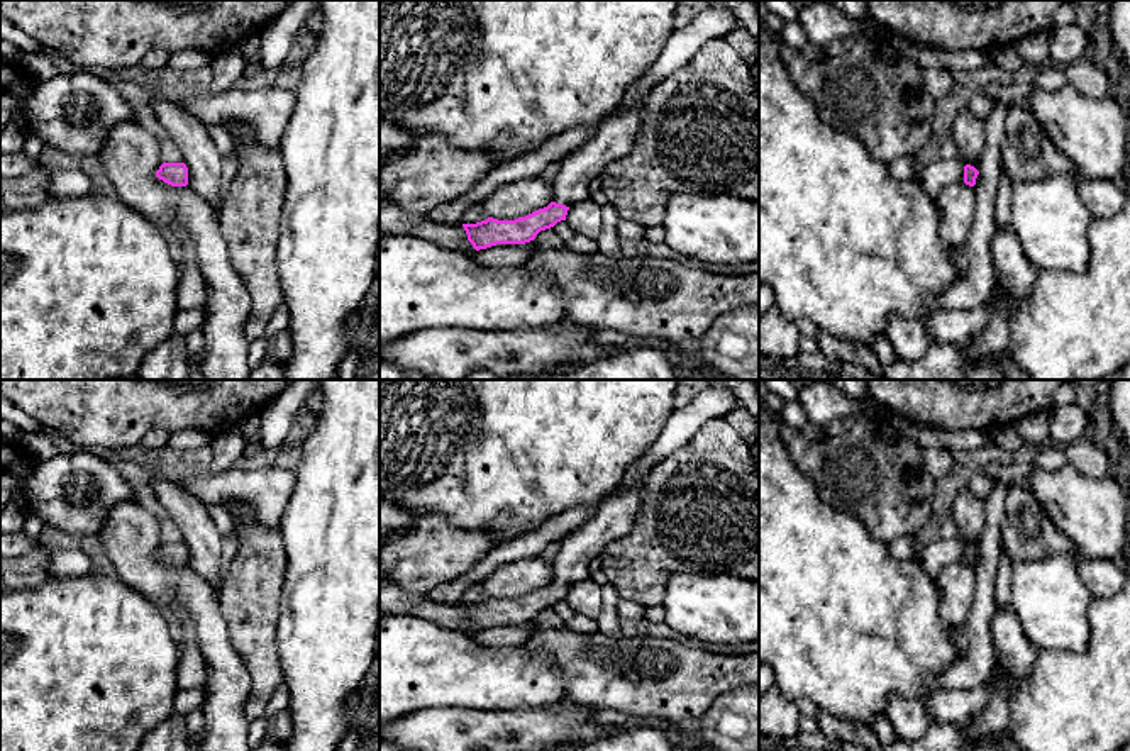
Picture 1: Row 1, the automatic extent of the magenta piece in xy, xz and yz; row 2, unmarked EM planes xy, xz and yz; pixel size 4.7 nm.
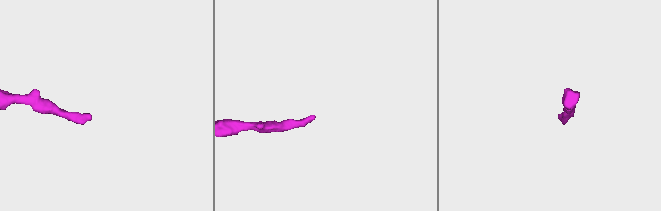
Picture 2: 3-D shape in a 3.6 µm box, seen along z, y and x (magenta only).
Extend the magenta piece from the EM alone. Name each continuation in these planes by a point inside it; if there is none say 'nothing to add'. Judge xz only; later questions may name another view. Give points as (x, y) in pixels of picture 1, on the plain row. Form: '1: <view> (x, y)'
1: xz (614, 519)

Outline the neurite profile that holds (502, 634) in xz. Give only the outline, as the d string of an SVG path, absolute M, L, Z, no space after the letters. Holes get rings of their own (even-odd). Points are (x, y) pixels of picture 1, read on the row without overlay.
M535 620L525 624L496 624L486 629L479 629L473 634L473 639L479 646L522 644L537 626L539 624Z

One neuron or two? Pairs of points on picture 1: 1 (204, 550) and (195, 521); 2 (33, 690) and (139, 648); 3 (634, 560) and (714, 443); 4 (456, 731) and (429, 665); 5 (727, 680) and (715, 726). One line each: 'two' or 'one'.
1: one
2: one
3: one
4: two
5: two

